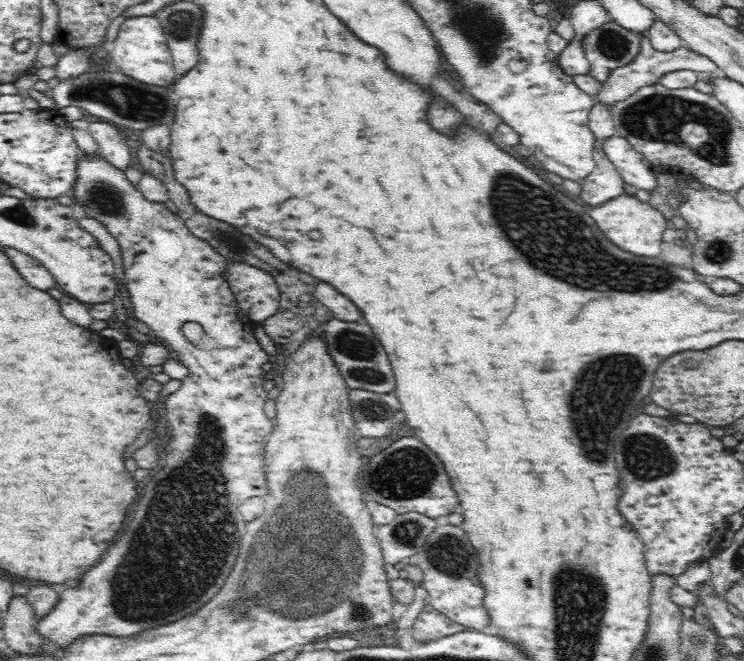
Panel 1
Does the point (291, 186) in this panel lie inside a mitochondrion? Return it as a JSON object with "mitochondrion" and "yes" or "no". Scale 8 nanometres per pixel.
{"mitochondrion":"no"}

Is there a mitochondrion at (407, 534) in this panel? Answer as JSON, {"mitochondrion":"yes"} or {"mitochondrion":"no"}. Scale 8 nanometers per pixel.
{"mitochondrion":"yes"}

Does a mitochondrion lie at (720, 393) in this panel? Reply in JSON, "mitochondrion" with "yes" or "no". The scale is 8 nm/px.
{"mitochondrion":"no"}

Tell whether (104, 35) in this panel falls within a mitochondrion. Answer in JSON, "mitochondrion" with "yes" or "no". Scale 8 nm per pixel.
{"mitochondrion":"no"}

